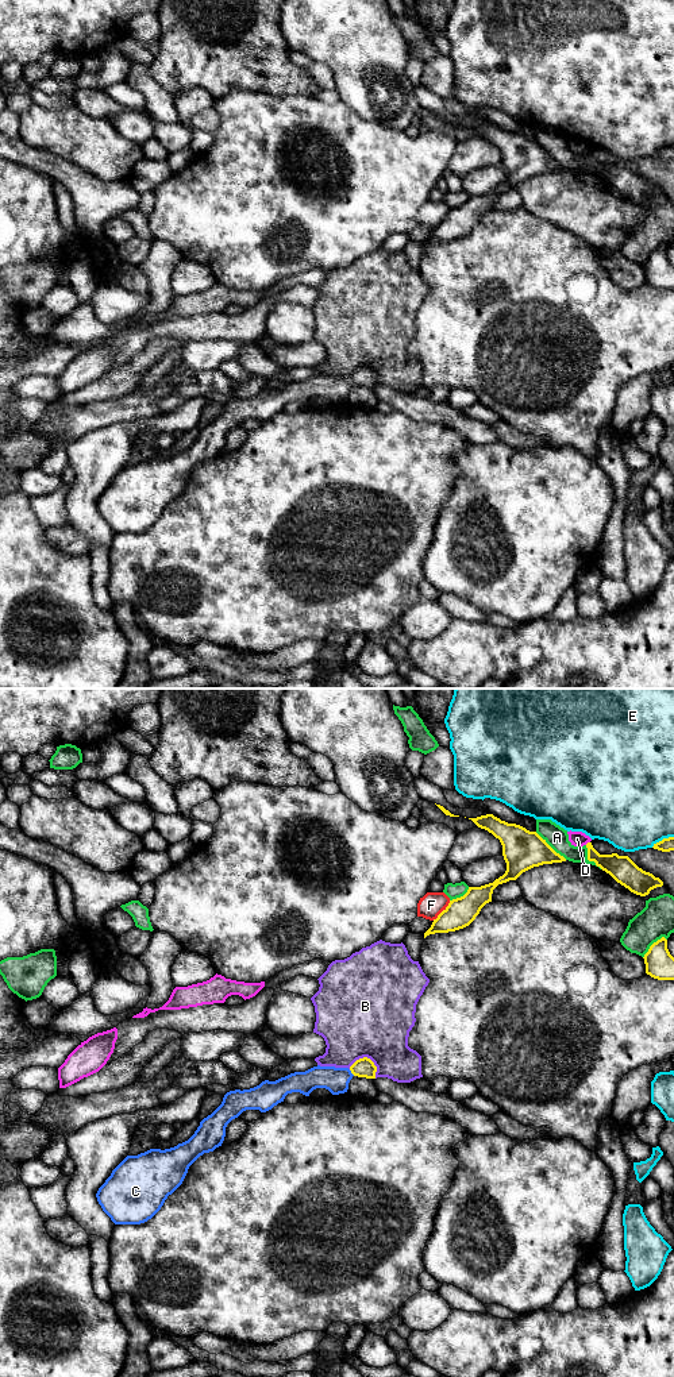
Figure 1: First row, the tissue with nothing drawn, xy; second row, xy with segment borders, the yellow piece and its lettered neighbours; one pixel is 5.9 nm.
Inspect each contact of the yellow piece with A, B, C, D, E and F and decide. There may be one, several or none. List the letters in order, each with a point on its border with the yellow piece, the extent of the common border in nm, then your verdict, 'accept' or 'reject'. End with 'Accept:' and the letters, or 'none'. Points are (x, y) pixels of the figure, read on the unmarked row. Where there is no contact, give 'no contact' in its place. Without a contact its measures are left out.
A: xy (550, 155) | 260 nm | reject
B: xy (369, 367) | 180 nm | reject
C: xy (351, 381) | 50 nm | accept
D: xy (588, 151) | 40 nm | reject
E: xy (663, 147) | 150 nm | reject
F: xy (442, 220) | 160 nm | reject
Accept: C

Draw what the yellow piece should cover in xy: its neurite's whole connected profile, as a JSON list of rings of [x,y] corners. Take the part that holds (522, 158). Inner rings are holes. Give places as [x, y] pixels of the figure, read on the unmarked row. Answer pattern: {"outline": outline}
{"outline": [[[493,123],[469,128],[500,148],[507,180],[493,192],[481,196],[469,196],[463,205],[450,209],[448,215],[434,228],[431,236],[424,242],[424,247],[430,243],[455,240],[469,235],[481,217],[492,211],[493,198],[498,193],[516,189],[523,181],[534,176],[566,170],[536,140],[529,140],[520,134],[501,130]]]}

